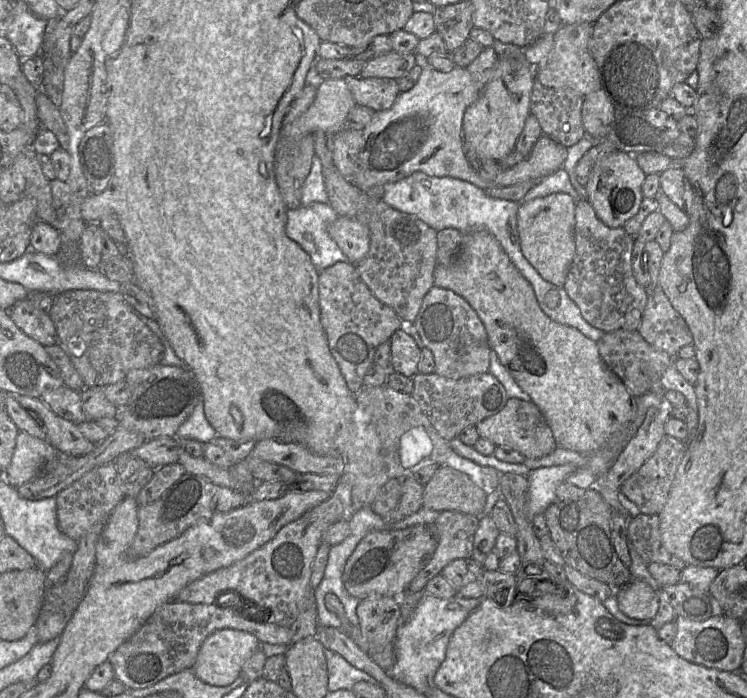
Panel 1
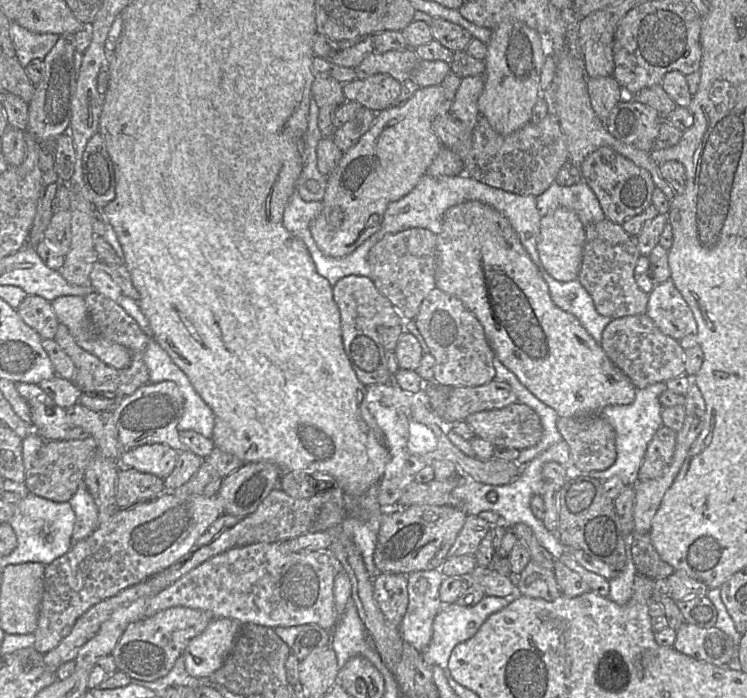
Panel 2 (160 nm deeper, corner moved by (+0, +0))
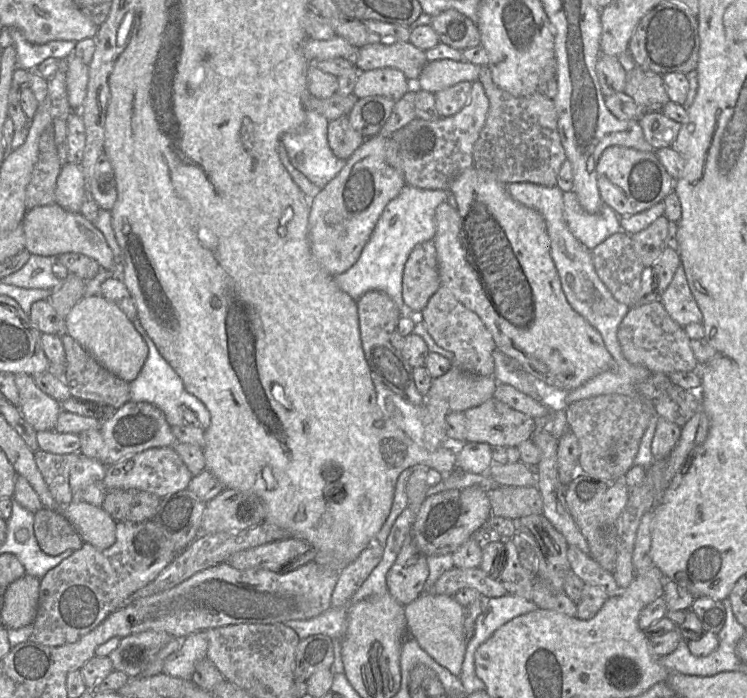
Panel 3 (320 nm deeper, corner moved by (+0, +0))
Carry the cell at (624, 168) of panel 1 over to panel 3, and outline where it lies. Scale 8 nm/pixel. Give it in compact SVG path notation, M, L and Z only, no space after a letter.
M622 146L607 147L597 163L597 185L604 204L618 216L631 216L662 202L674 191L675 180L659 161L655 151L643 152Z

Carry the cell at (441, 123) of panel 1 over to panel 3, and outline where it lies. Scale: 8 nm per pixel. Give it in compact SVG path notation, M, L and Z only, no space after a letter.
M391 137L368 138L346 160L345 166L310 199L308 236L311 251L331 275L347 271L359 259L386 205L406 185L396 143Z

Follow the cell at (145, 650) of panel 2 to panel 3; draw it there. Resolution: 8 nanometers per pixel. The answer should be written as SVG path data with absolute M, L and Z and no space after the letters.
M149 630L121 638L118 647L108 657L111 659L114 670L126 673L130 678L139 676L153 661L158 652L172 640L166 632Z

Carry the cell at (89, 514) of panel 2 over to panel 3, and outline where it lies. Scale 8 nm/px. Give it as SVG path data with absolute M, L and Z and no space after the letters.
M78 453L78 460L74 463L69 476L69 485L72 491L72 501L87 502L97 507L101 507L104 497L108 491L104 486L106 465L100 460L85 457Z

